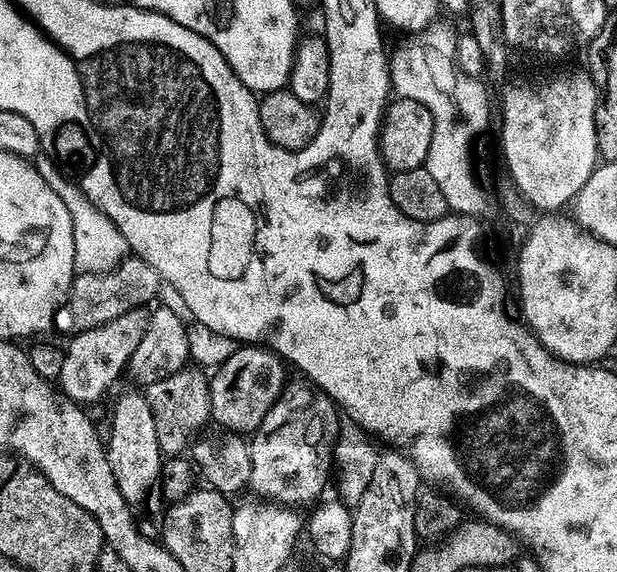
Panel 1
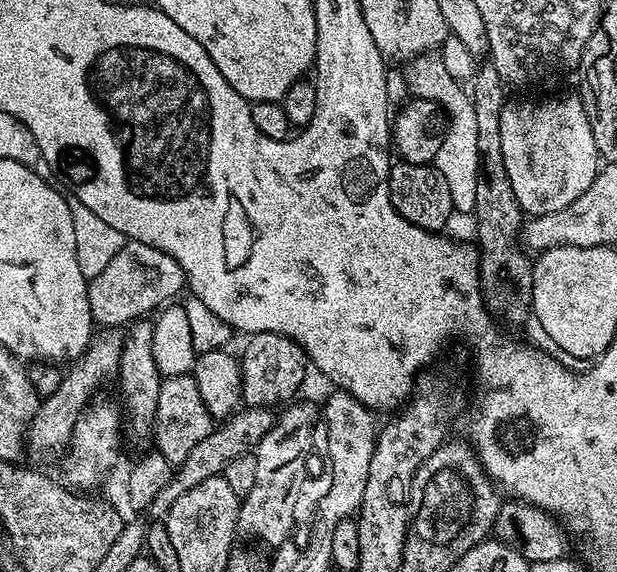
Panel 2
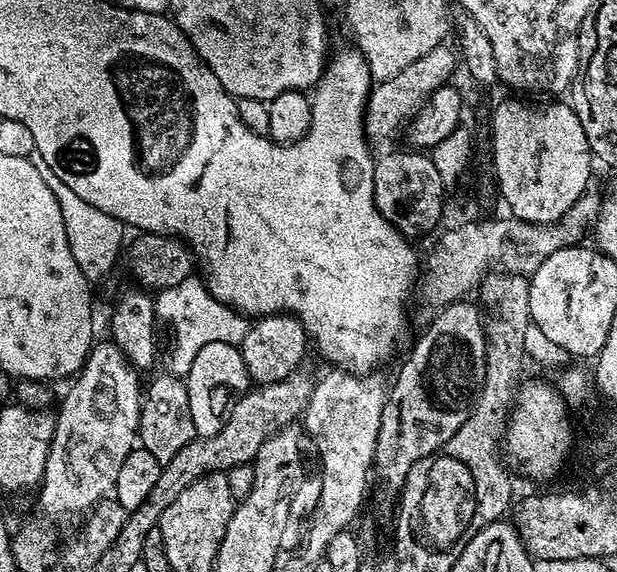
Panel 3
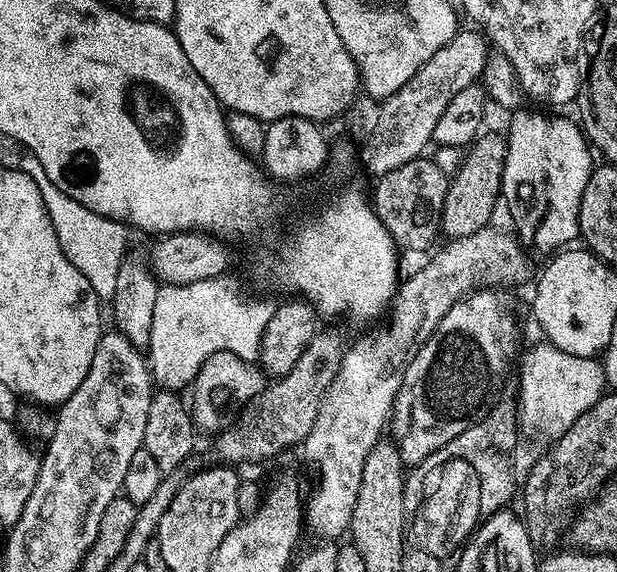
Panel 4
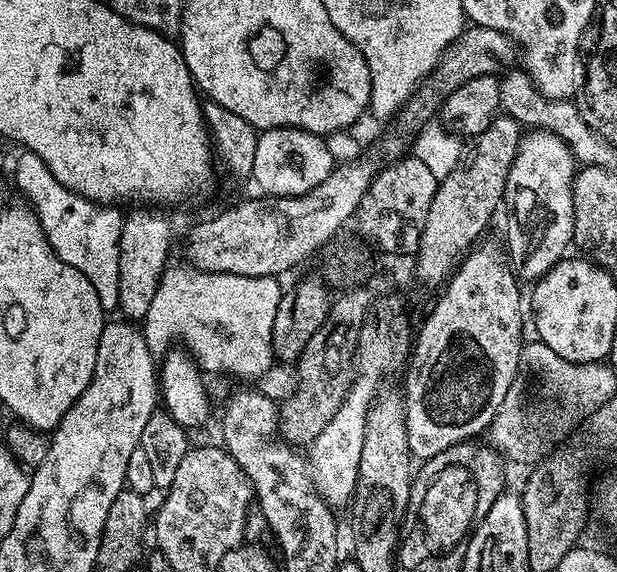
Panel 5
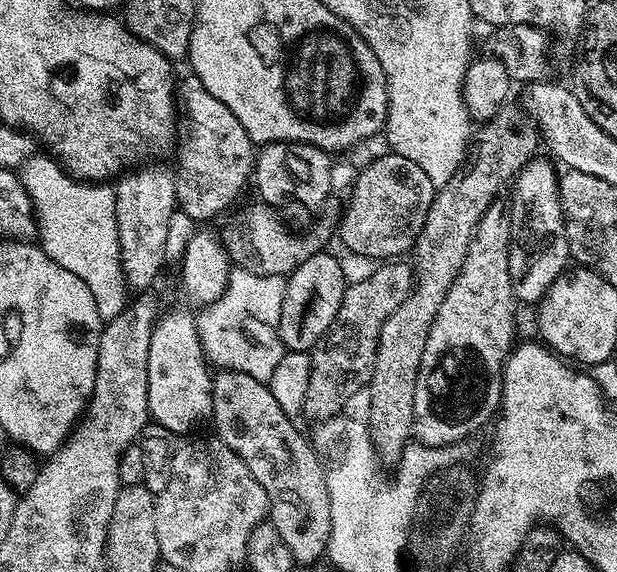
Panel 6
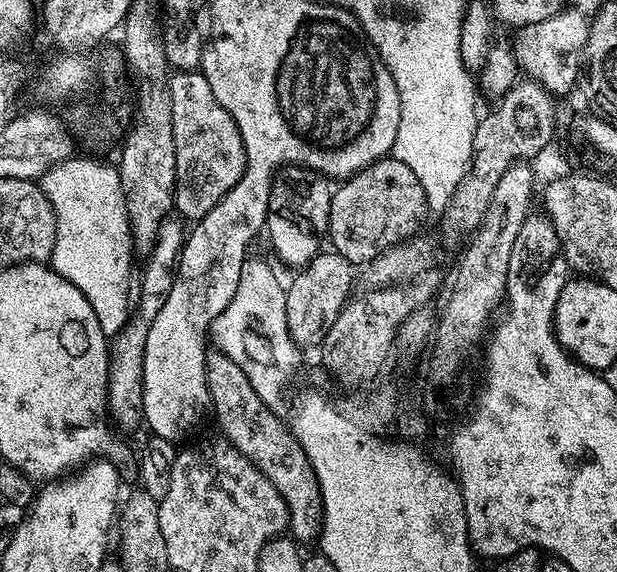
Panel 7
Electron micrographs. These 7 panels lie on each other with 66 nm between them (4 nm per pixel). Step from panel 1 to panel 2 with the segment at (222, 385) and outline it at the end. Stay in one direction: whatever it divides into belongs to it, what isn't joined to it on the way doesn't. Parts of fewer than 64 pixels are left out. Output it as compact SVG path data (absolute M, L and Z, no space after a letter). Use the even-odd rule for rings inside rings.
M257 332L249 340L252 341L239 361L243 403L249 408L271 409L272 404L291 401L295 397L292 395L303 386L304 375L310 372L304 349L291 336L273 332Z

